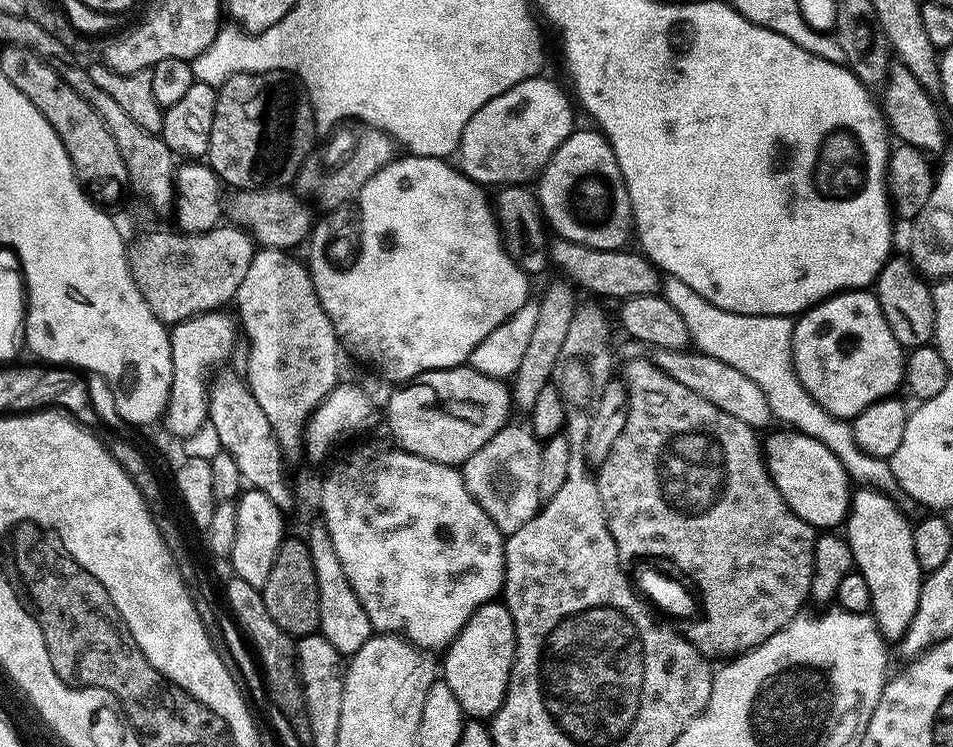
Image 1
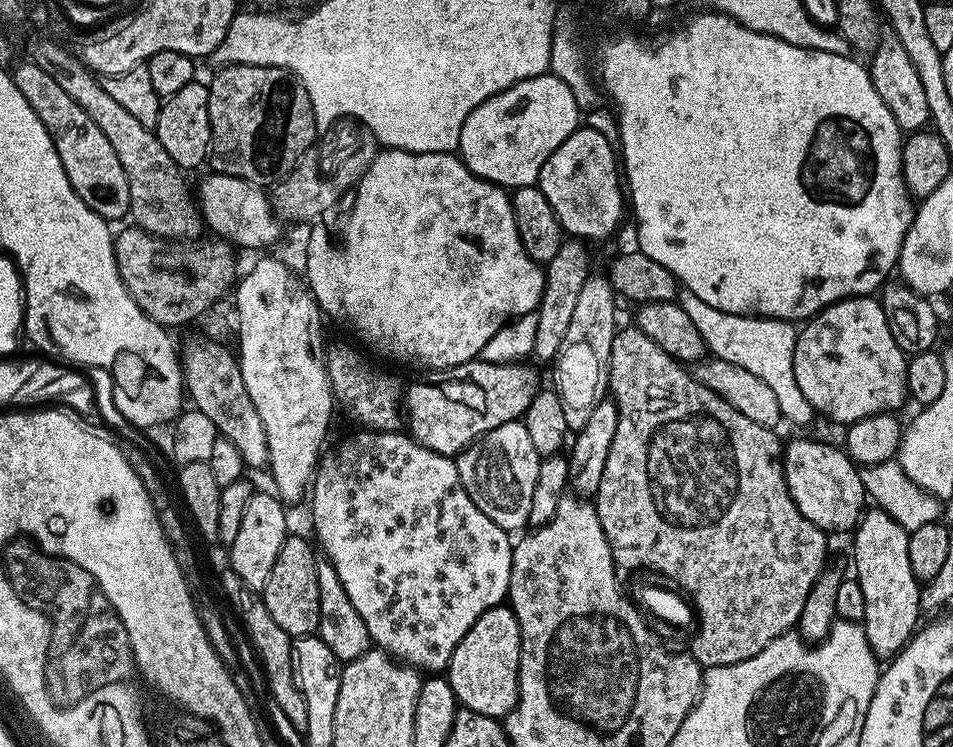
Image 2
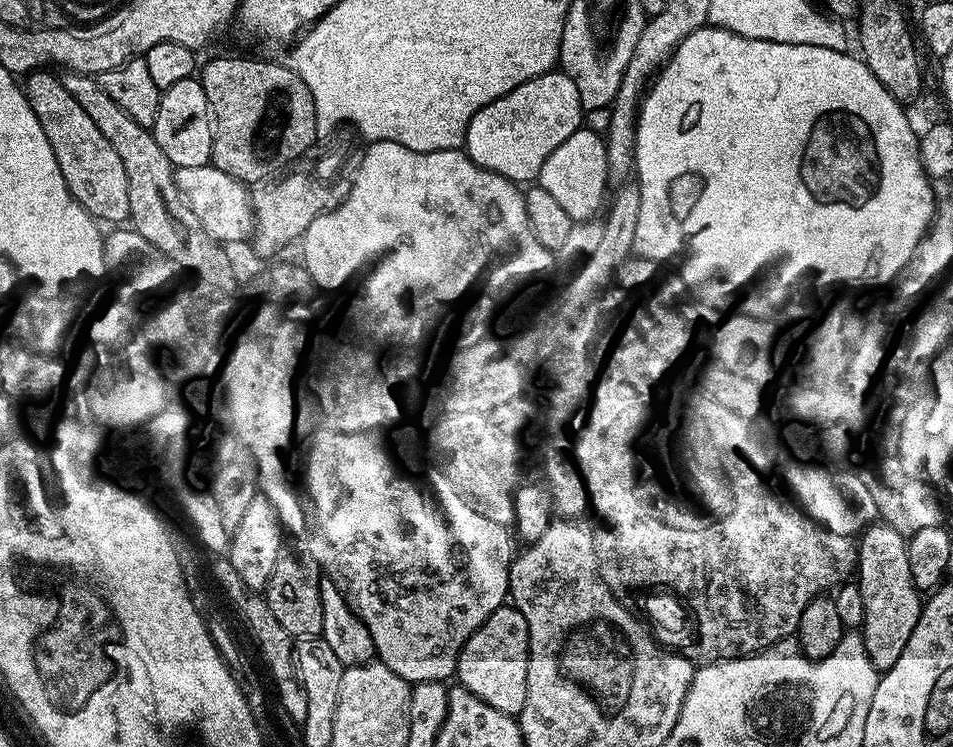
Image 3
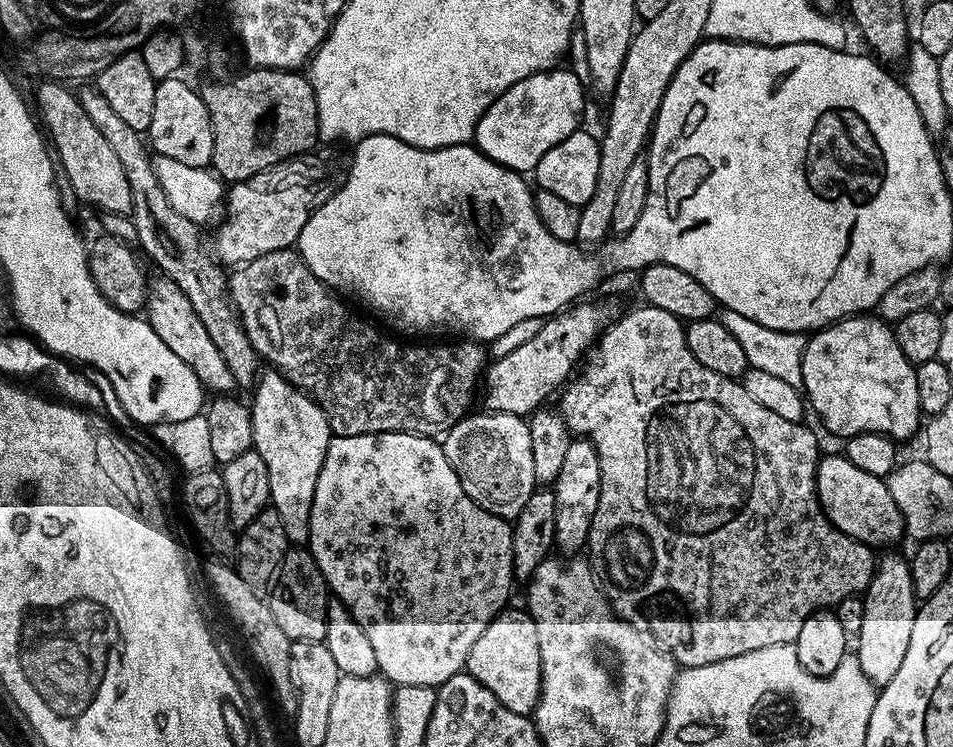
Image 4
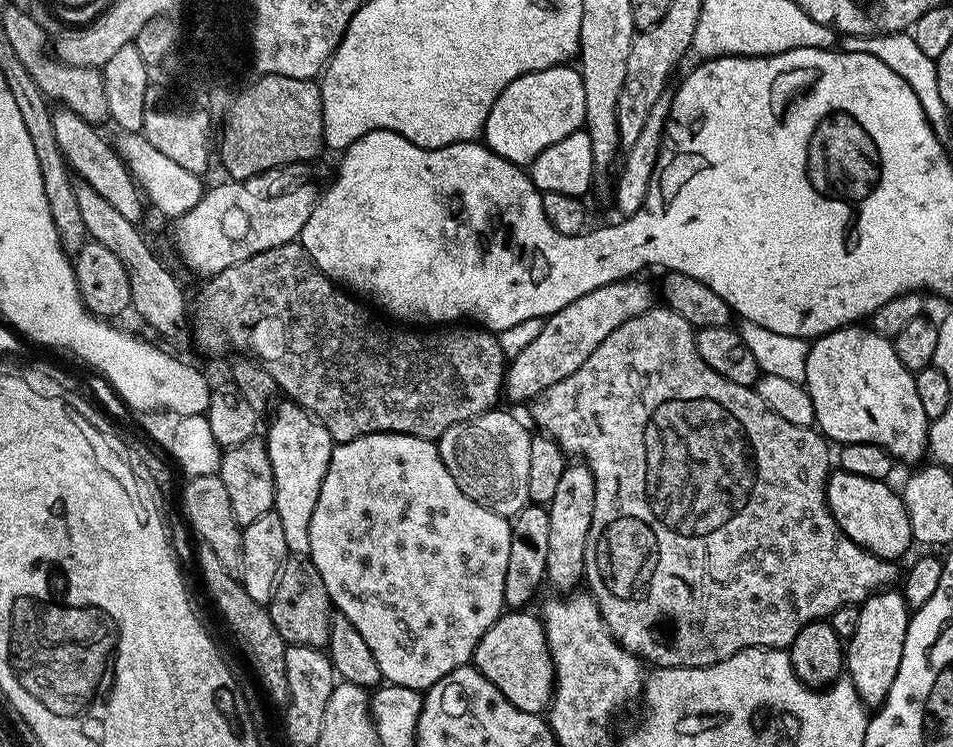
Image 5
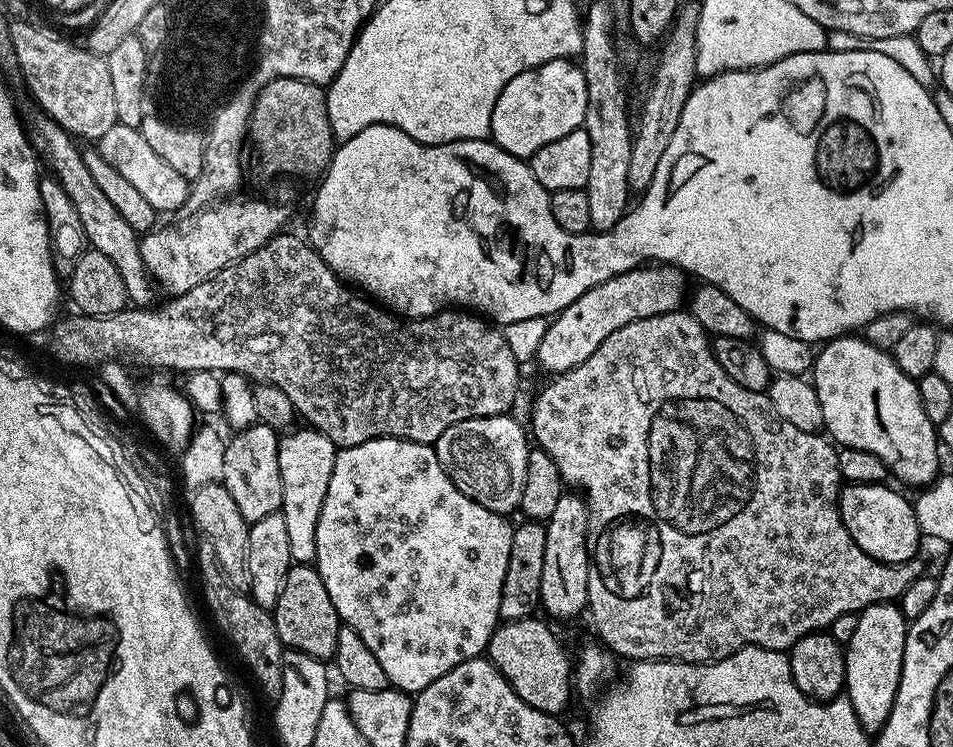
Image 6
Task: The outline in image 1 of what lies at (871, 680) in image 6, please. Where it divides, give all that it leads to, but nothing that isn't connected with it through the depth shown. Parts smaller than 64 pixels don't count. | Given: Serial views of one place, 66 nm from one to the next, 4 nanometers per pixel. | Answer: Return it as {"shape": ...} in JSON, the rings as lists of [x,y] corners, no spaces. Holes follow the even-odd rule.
{"shape":[[[857,487],[852,494],[852,506],[848,510],[846,521],[846,539],[852,551],[852,563],[855,571],[866,578],[870,585],[870,615],[880,628],[885,641],[898,642],[906,634],[914,614],[918,610],[918,598],[924,585],[924,576],[918,566],[918,557],[914,554],[914,524],[904,517],[904,512],[892,501],[887,492],[878,492],[874,488]]]}

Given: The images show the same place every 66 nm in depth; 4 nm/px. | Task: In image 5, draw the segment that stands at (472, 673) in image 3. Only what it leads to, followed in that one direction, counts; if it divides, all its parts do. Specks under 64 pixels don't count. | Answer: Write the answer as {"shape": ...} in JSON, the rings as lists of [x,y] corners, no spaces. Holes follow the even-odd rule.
{"shape":[[[508,610],[500,615],[494,626],[482,634],[471,663],[483,676],[490,678],[490,682],[494,682],[494,686],[498,686],[506,699],[518,706],[518,710],[539,716],[552,702],[556,683],[552,655],[544,633],[544,621],[532,610]]]}

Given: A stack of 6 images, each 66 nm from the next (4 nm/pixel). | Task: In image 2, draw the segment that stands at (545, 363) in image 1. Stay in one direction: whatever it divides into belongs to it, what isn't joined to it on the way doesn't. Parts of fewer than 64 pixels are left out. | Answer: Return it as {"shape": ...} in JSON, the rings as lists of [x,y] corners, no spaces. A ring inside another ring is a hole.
{"shape":[[[579,238],[565,239],[563,246],[550,258],[546,265],[544,278],[544,293],[540,296],[540,303],[536,306],[538,330],[534,334],[532,356],[535,359],[551,362],[556,359],[558,350],[562,346],[562,338],[566,338],[566,330],[570,326],[570,318],[578,302],[582,286],[586,286],[590,269],[588,269],[589,245]]]}

